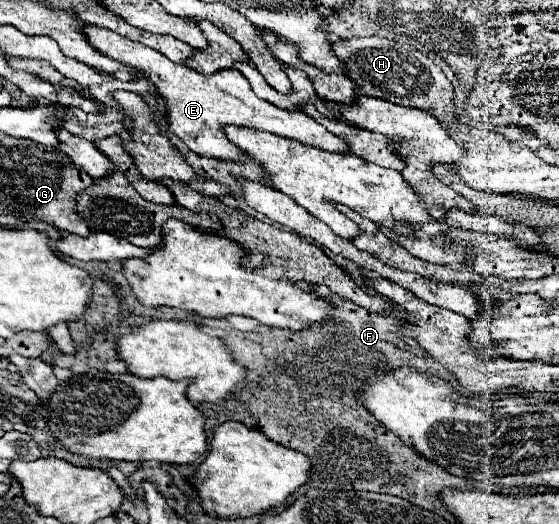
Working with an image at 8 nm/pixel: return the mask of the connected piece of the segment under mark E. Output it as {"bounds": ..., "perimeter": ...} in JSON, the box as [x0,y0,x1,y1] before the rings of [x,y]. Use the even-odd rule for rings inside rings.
{"bounds":[83,24,347,160],"perimeter":[[[87,24],[83,30],[85,40],[101,54],[131,66],[133,70],[141,72],[145,80],[153,84],[157,94],[163,100],[163,116],[167,120],[169,132],[173,132],[177,138],[181,138],[195,154],[199,156],[209,156],[209,158],[221,158],[221,160],[241,160],[245,158],[239,148],[233,144],[227,144],[227,138],[223,136],[223,124],[235,124],[235,126],[245,126],[245,128],[255,128],[255,130],[265,130],[283,138],[299,140],[301,144],[311,144],[321,150],[329,152],[347,152],[343,148],[343,140],[331,136],[321,124],[317,124],[313,118],[299,110],[283,110],[267,100],[261,100],[255,96],[247,84],[247,78],[235,70],[235,68],[225,68],[215,74],[199,74],[191,68],[183,68],[183,64],[175,64],[167,60],[165,56],[159,56],[159,52],[151,48],[143,48],[141,44],[135,44],[131,40],[121,40],[119,34],[107,32],[105,28]]]}

